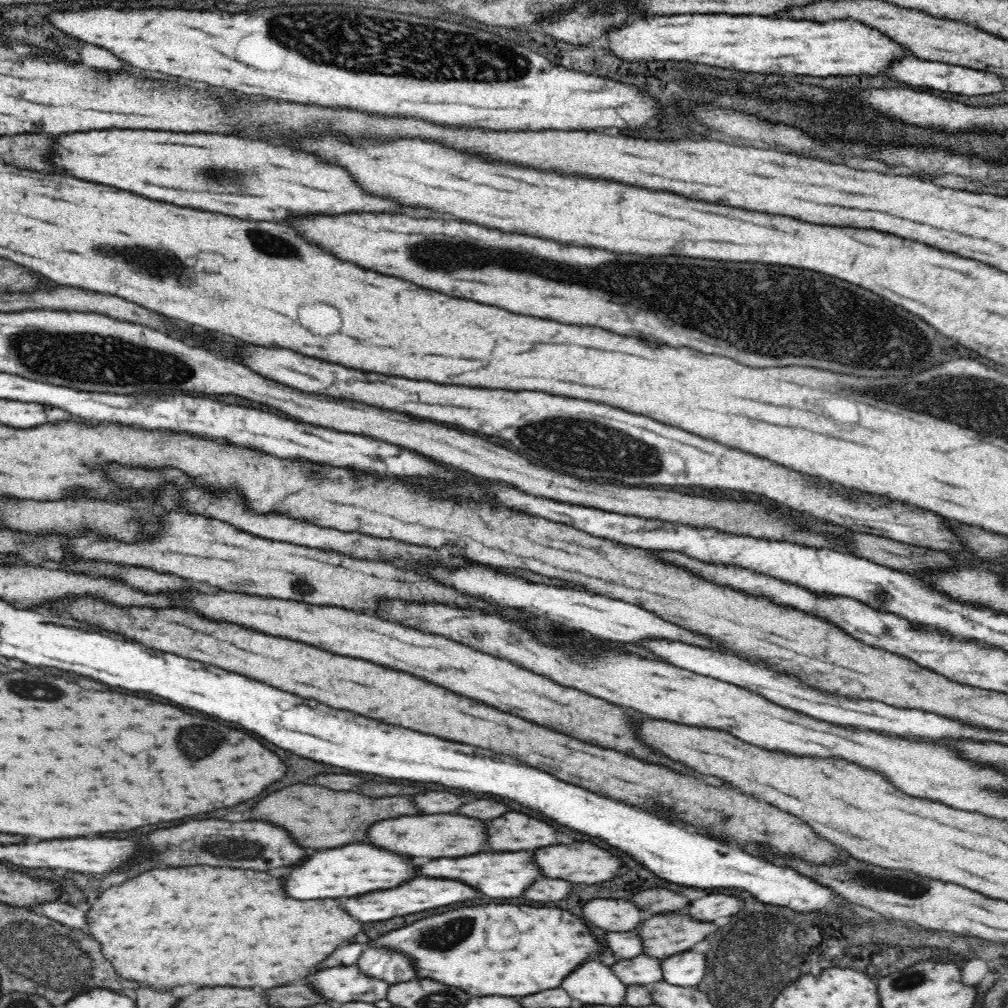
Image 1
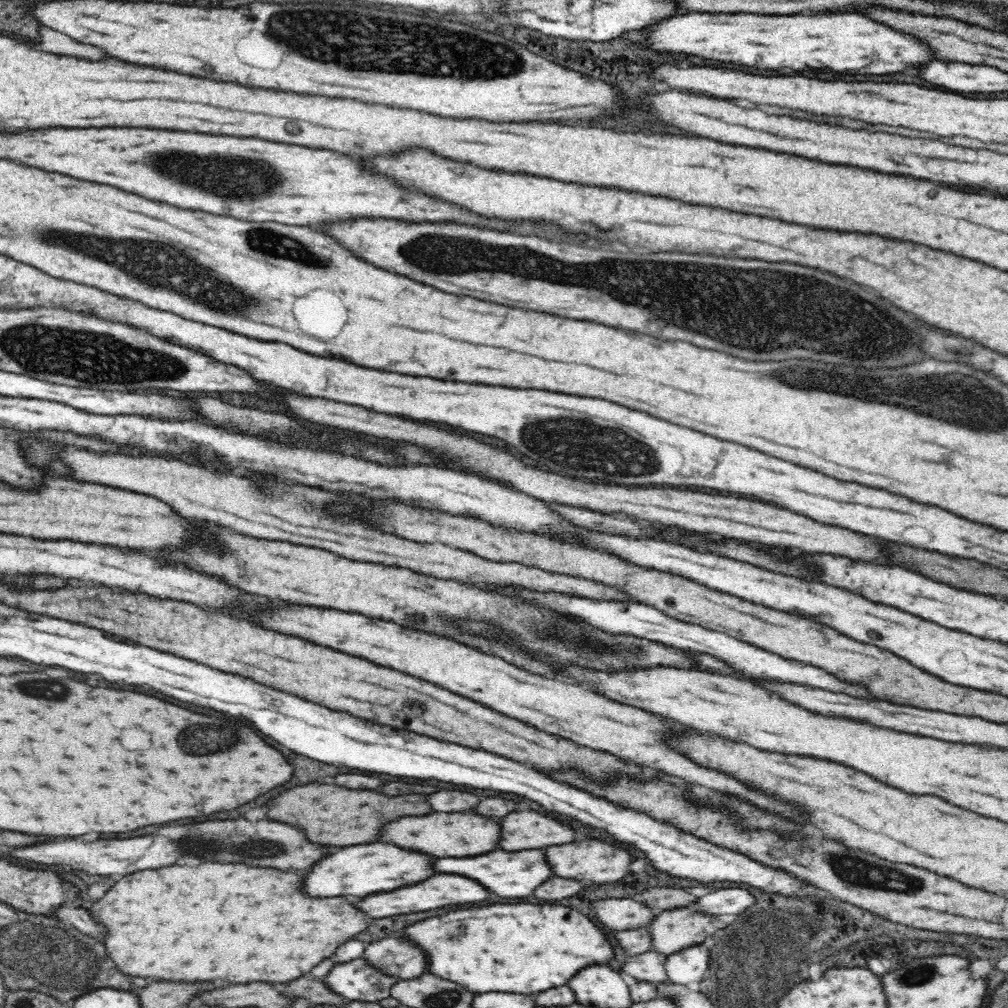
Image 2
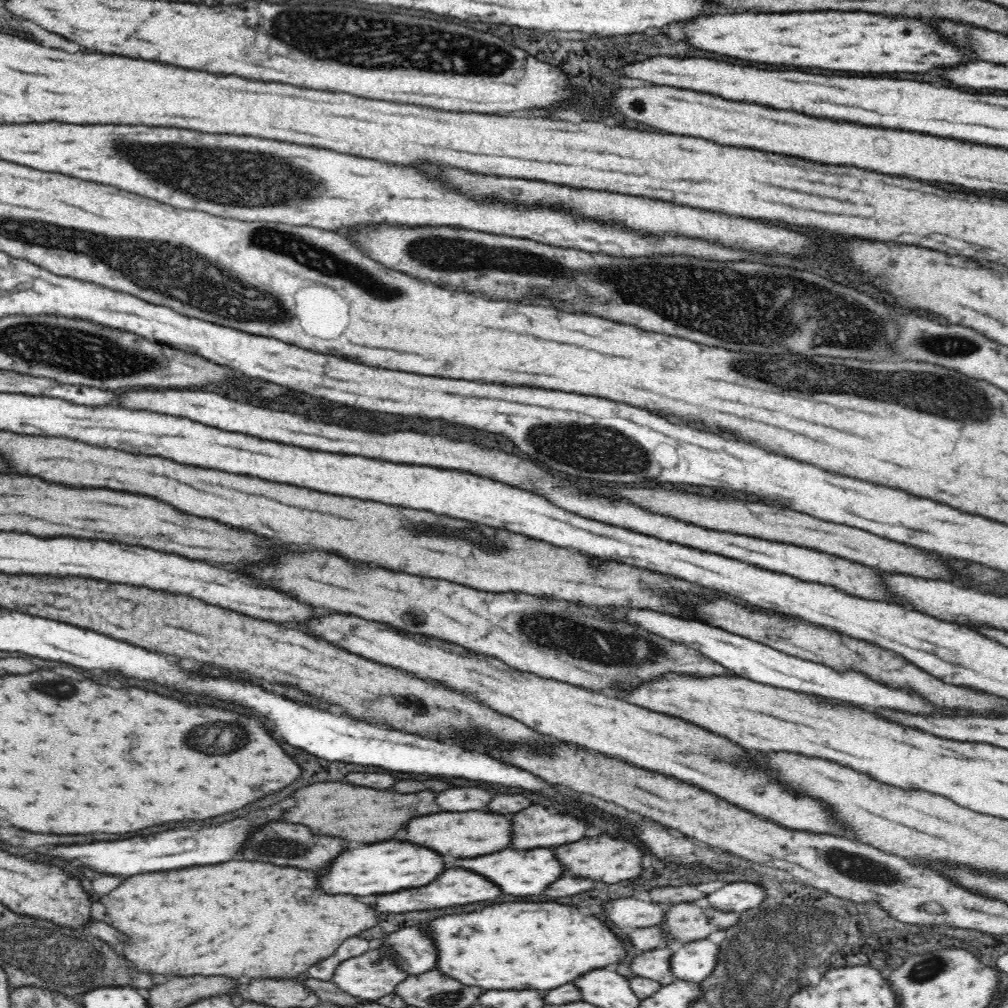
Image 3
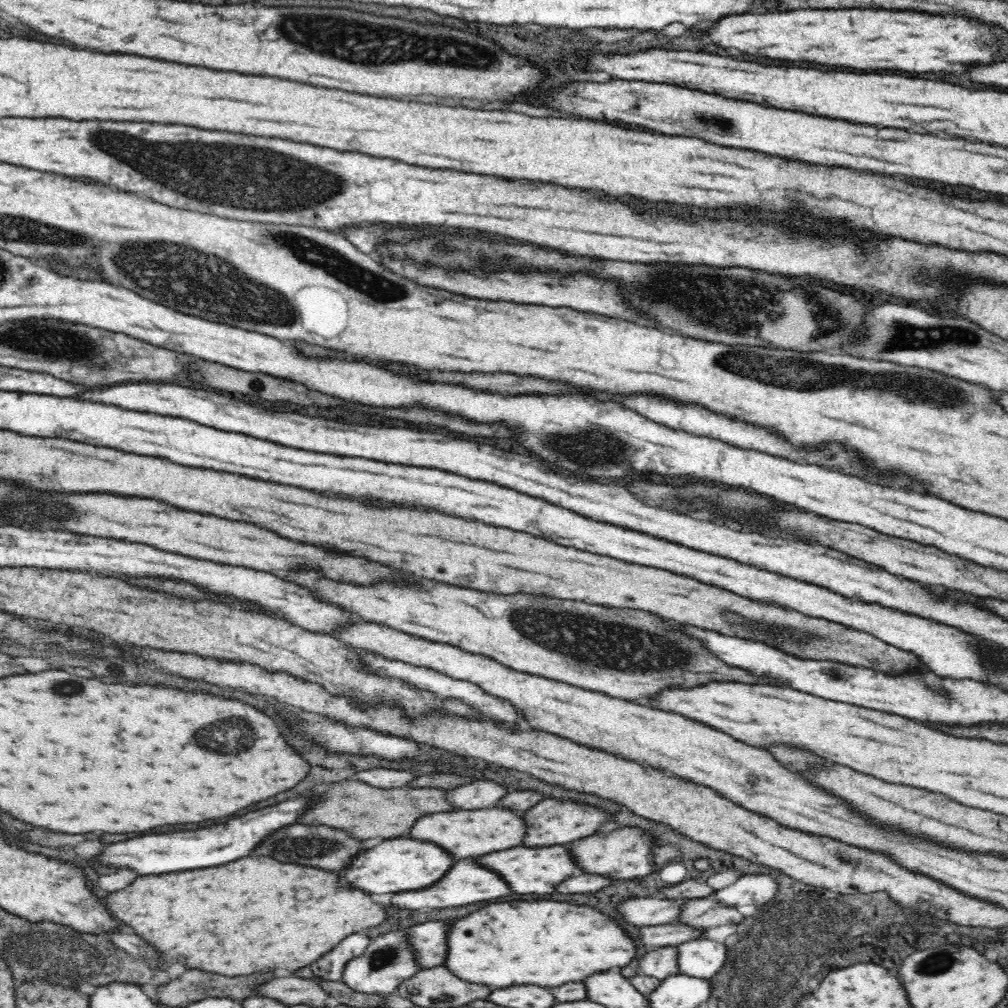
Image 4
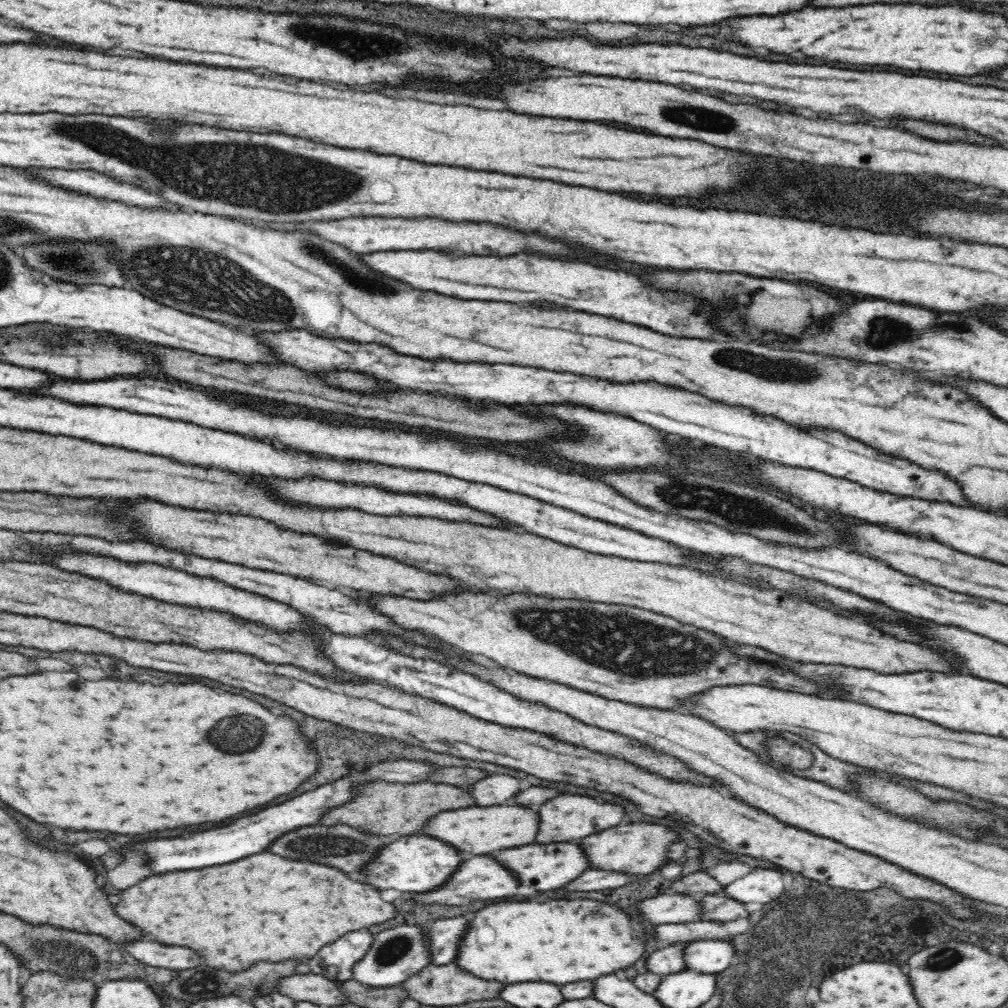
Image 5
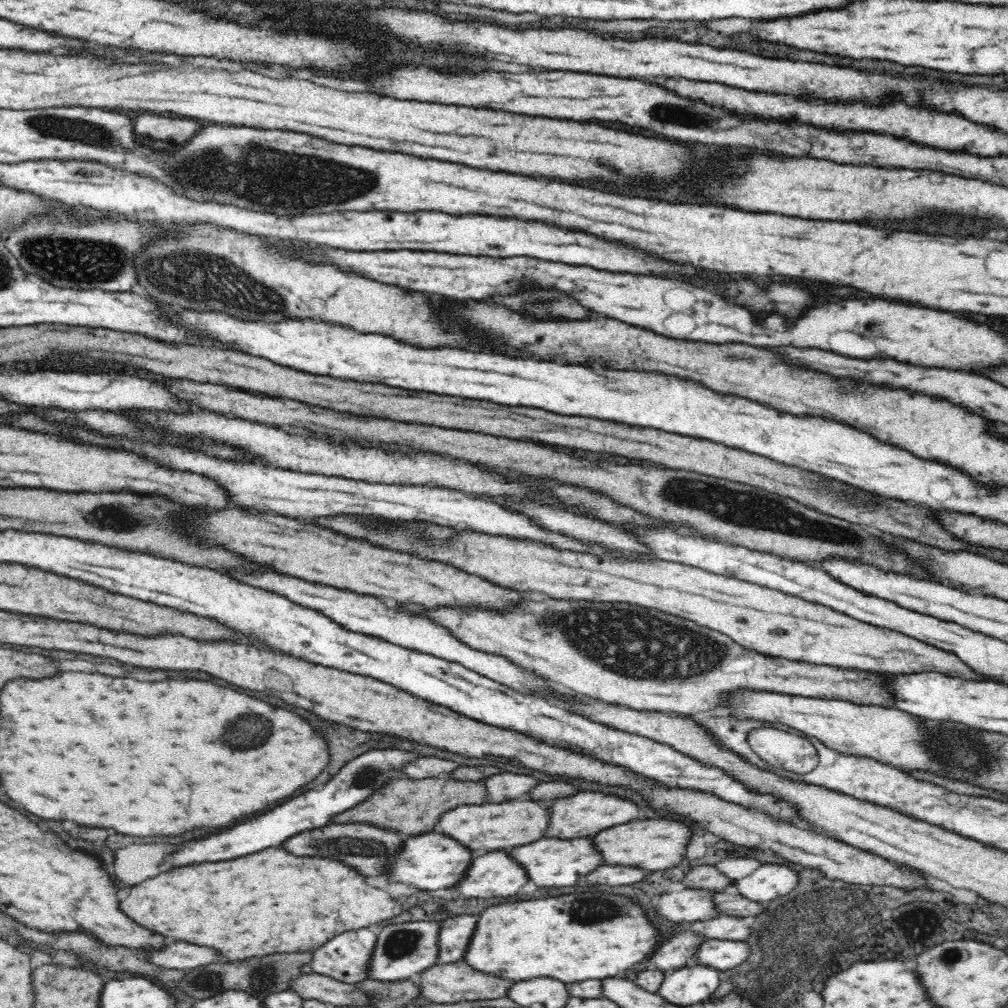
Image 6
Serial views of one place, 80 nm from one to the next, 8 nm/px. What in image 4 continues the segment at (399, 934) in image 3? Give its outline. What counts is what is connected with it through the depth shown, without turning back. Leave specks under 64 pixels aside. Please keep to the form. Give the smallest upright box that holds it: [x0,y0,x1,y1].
[404,922,446,970]

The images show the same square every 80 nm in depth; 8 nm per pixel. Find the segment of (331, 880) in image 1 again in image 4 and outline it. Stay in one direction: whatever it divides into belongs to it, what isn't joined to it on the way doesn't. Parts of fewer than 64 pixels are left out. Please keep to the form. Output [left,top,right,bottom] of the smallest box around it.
[340,838,452,894]

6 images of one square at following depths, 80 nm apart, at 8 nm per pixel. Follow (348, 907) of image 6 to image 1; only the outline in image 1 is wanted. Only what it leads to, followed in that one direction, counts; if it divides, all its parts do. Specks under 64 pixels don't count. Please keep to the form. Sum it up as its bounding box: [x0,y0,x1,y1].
[84,866,362,990]

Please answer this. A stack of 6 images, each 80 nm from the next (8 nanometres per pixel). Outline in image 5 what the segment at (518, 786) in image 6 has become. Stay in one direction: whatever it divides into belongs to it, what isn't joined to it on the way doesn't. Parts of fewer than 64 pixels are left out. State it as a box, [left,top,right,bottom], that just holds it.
[470,774,518,806]

